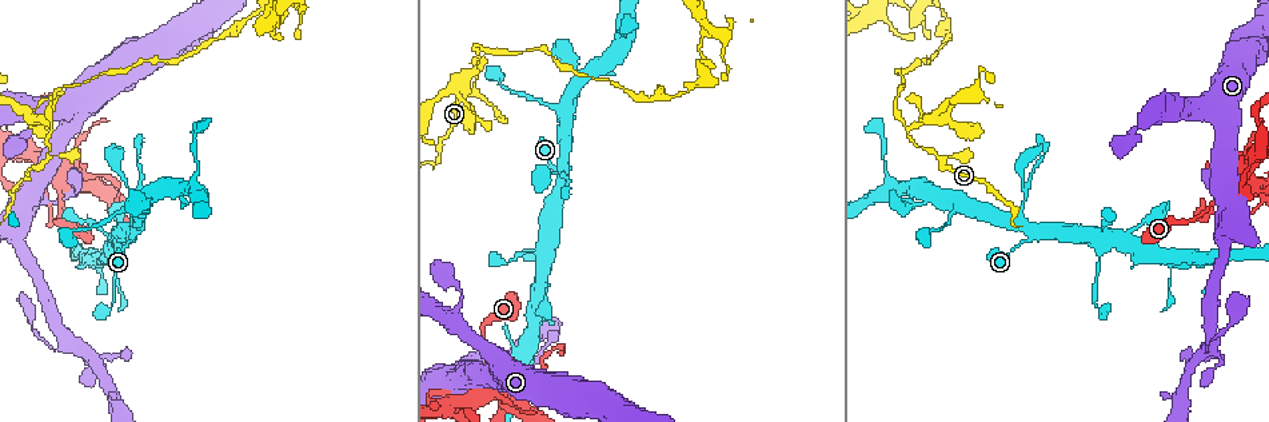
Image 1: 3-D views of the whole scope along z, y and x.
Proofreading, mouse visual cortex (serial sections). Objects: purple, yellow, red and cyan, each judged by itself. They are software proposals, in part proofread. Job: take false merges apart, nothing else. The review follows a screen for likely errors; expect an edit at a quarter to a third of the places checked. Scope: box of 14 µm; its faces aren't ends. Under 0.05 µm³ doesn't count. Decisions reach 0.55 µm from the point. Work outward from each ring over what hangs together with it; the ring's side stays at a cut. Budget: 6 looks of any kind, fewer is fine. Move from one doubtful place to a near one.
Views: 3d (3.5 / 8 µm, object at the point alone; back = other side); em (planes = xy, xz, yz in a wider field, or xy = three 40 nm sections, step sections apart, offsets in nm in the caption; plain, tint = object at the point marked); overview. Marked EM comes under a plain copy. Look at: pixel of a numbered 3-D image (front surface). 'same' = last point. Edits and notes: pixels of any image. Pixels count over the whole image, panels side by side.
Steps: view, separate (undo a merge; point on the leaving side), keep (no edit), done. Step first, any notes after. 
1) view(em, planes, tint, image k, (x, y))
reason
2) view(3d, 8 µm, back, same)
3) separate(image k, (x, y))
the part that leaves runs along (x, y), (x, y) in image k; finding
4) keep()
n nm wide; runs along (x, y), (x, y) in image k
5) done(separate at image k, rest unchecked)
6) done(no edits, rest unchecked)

view(3d, 3.5 µm, image 1, (84, 174))
calibre changes

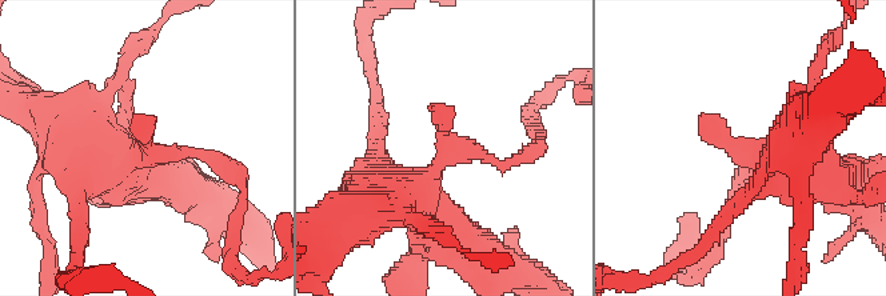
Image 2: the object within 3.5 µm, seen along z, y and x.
view(em, xy, step 1, tint, image 2, (148, 156))
shape alone is not enough

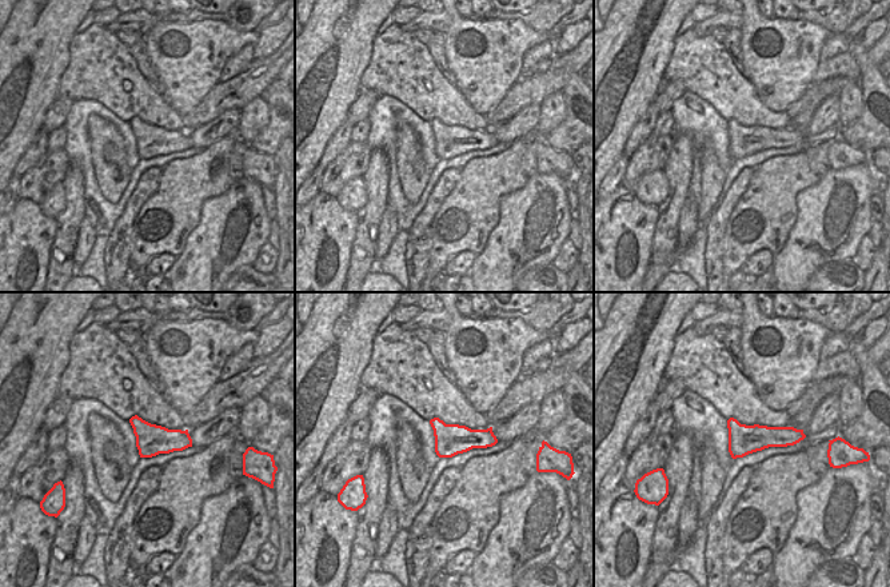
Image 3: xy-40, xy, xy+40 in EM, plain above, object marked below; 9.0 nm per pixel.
separate(image 2, (239, 167))
280 nm wide; the part that leaves runs along (195, 155), (240, 180), (231, 246) in image 2; a second cell is stuck on

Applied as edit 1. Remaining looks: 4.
view(overview)

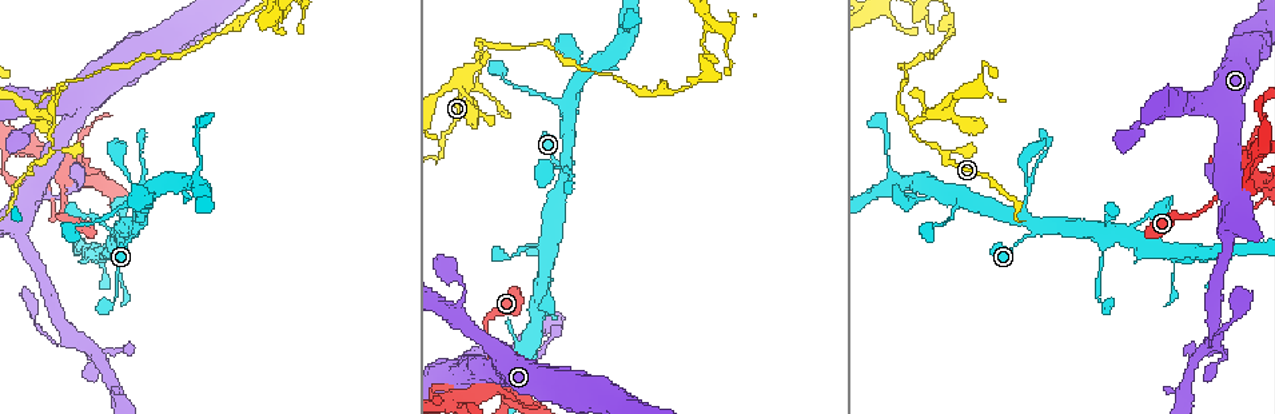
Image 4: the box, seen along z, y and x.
view(em, xy, step 3, tint, image 4, (910, 127))
branch point

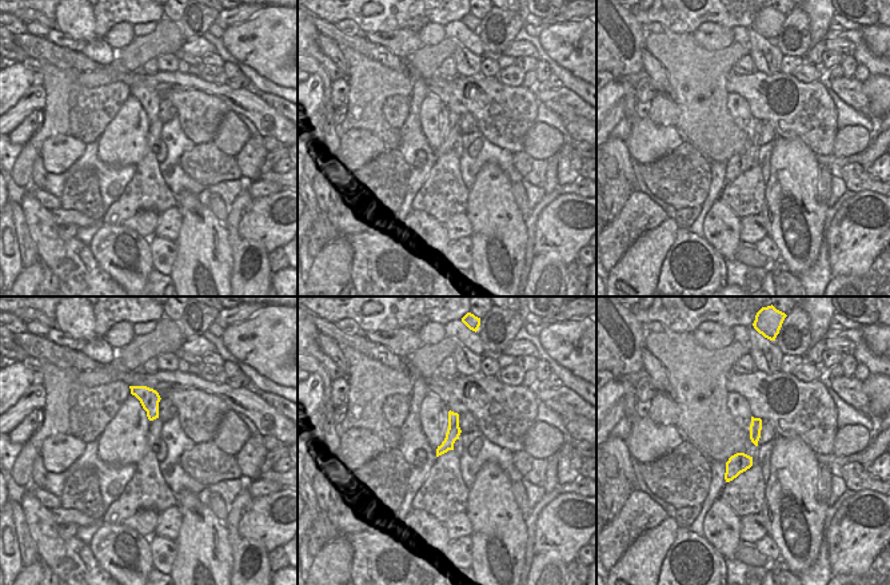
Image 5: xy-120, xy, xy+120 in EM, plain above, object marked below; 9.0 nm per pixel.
view(3d, 3.5 µm, same)
see where the arms go

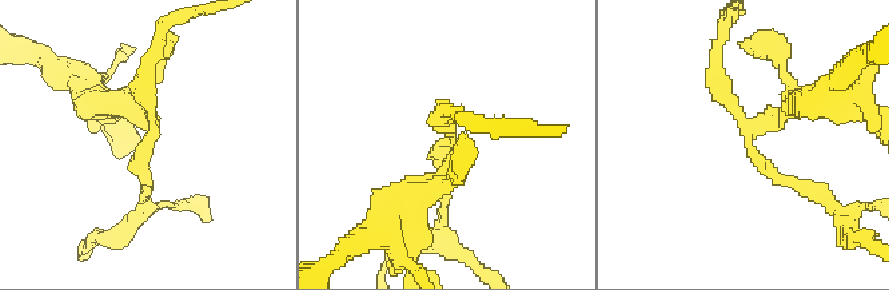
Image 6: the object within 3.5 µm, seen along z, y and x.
separate(image 6, (437, 194))
120 nm wide; the part that leaves runs along (450, 159), (397, 218), (359, 238) in image 6; a second cell is stuck on

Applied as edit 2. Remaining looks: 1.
done(separate at image 2, separate at image 6, rest unchecked)

